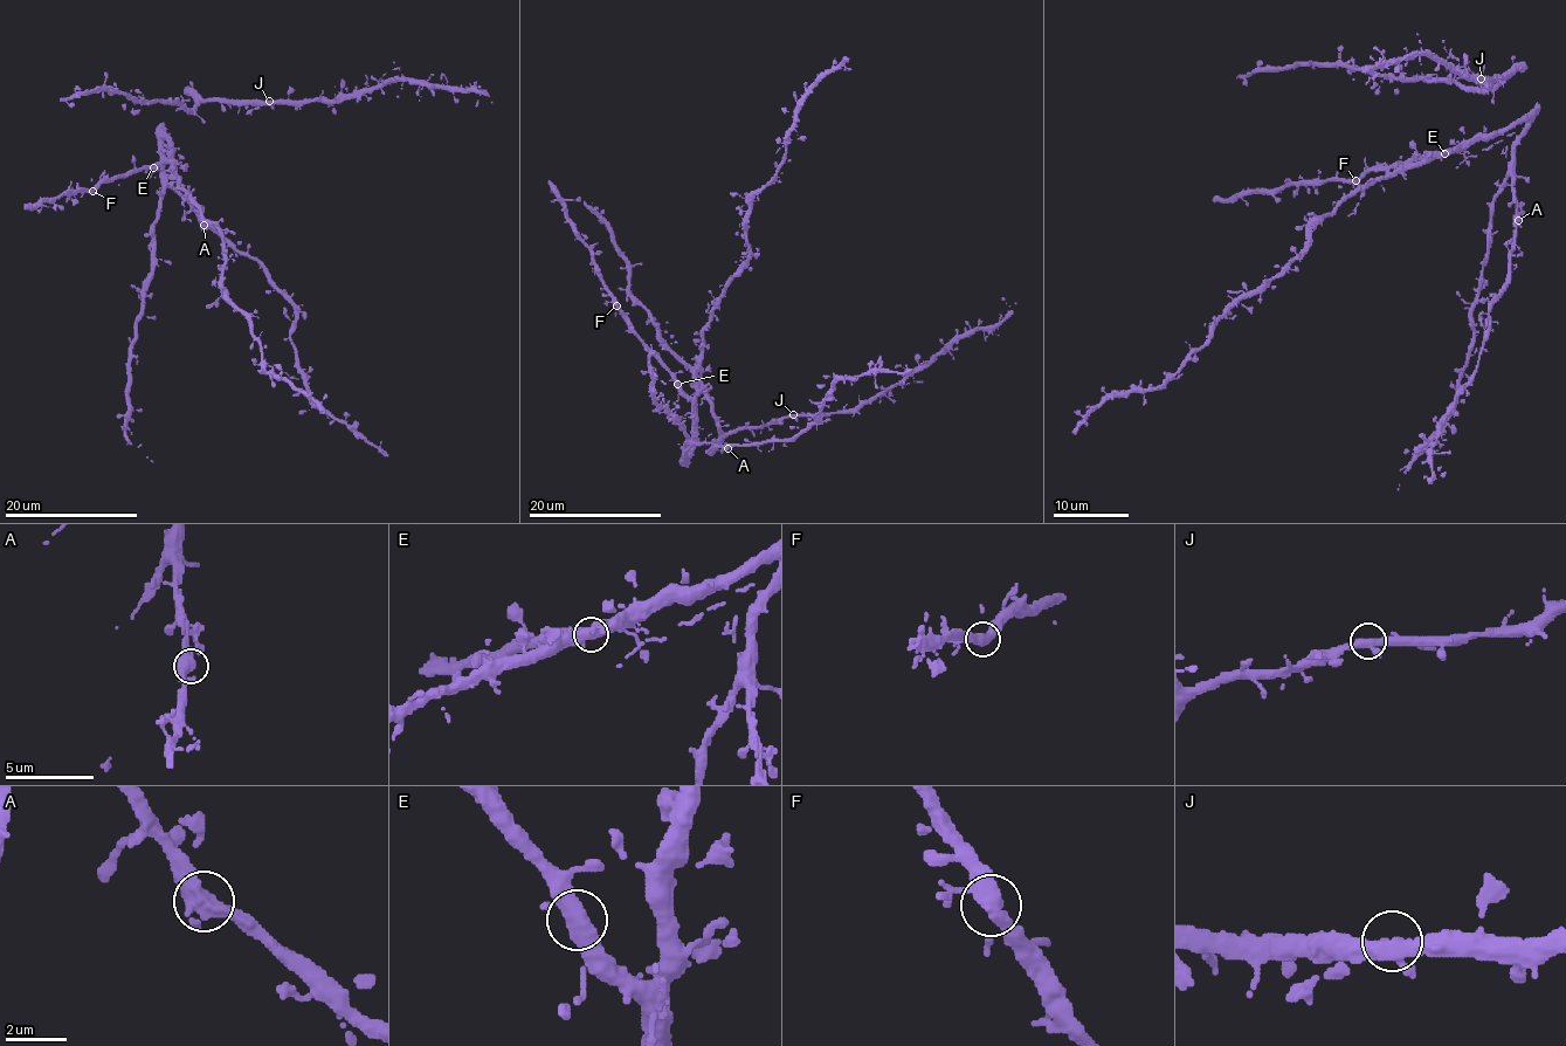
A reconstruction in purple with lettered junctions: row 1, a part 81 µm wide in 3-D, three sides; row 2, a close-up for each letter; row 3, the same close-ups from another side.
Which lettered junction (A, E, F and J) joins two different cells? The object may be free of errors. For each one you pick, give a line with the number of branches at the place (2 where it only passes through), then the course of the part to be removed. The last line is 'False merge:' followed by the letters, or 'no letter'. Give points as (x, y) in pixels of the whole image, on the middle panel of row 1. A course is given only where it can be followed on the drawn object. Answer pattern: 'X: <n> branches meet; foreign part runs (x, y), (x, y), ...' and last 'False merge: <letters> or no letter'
False merge: no letter

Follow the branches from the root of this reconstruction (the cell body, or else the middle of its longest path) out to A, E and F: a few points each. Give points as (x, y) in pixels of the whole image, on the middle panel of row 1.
A: (691, 405), (691, 446), (687, 454), (687, 445), (691, 444), (715, 444), (728, 448)
E: (691, 405), (677, 384)
F: (691, 405), (675, 374), (615, 305)

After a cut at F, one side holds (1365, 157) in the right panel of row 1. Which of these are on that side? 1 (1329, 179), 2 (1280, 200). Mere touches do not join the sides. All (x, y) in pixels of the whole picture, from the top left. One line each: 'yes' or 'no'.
1: no
2: no

